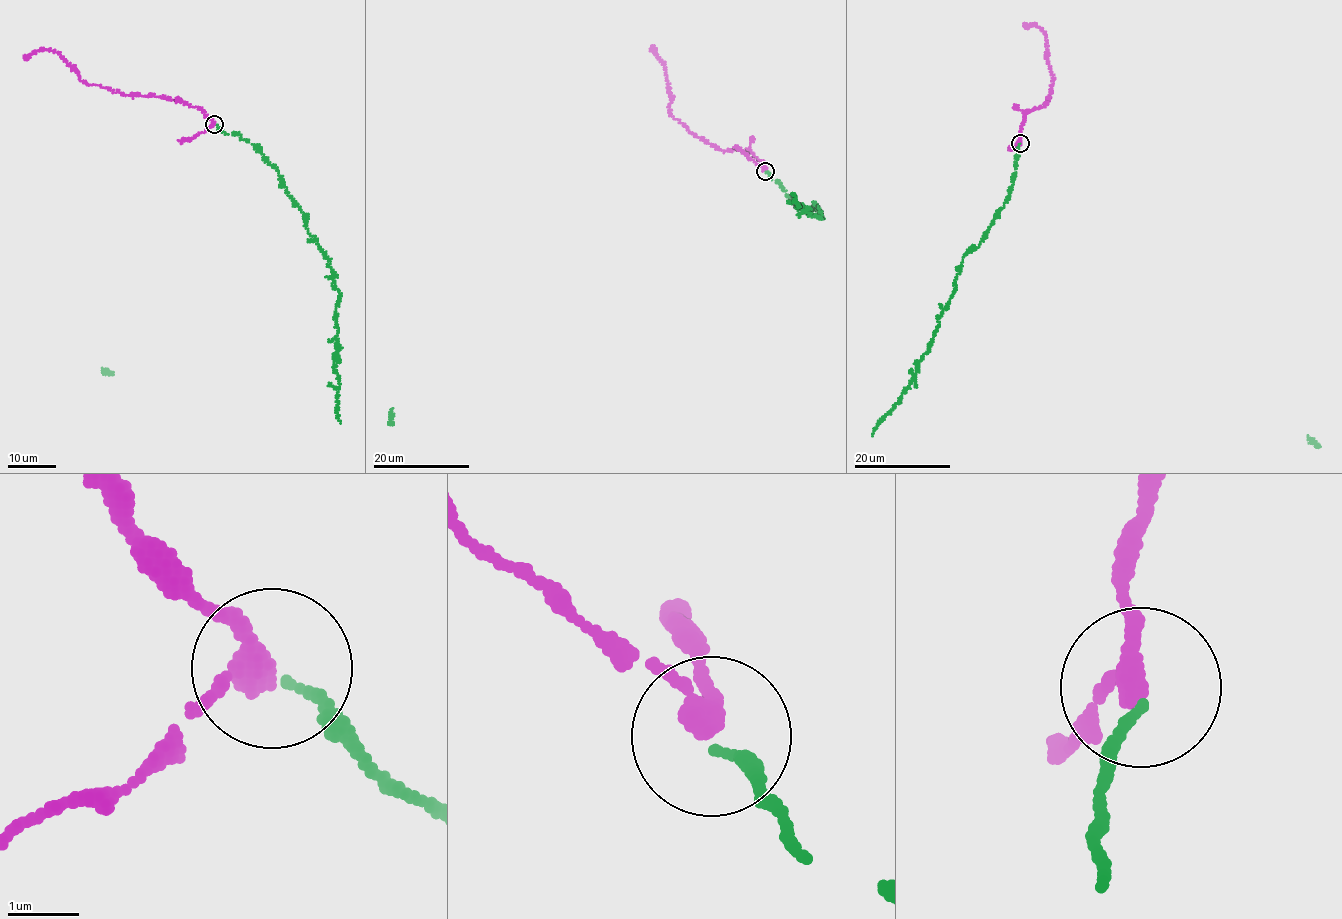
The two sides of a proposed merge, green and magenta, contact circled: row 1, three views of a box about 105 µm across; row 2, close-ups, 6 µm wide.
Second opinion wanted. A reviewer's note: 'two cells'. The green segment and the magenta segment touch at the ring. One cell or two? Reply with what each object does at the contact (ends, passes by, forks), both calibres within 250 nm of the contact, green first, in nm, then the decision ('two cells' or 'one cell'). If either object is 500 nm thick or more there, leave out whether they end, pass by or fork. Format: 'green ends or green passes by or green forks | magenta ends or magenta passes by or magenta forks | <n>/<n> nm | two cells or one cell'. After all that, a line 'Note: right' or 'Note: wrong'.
green ends | magenta passes by | 120/260 nm | one cell
Note: wrong

